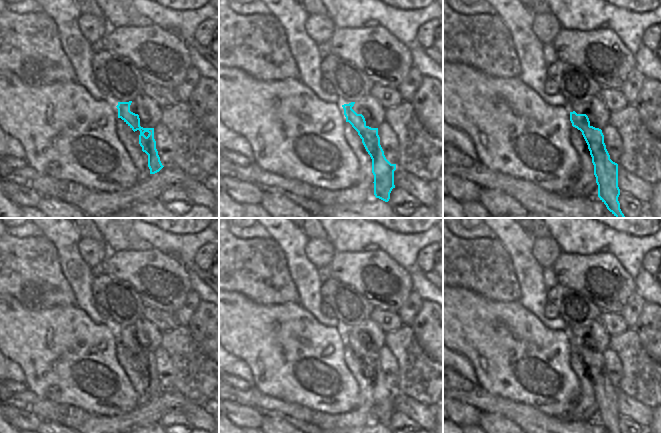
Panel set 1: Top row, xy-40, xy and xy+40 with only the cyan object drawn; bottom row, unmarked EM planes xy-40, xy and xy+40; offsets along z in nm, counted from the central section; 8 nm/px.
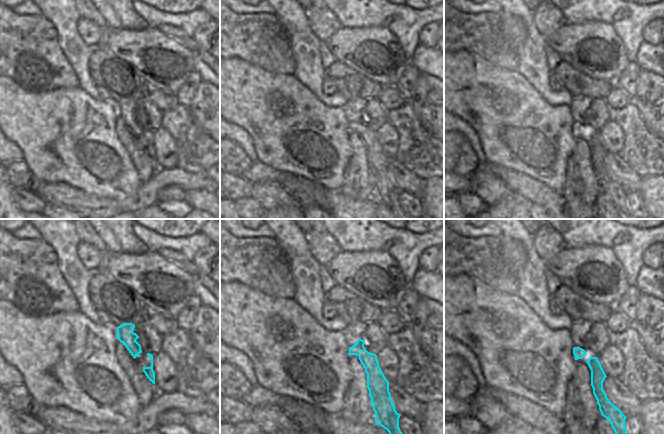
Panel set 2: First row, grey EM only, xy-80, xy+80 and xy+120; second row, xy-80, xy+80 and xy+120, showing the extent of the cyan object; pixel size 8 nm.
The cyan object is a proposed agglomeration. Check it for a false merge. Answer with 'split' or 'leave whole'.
leave whole

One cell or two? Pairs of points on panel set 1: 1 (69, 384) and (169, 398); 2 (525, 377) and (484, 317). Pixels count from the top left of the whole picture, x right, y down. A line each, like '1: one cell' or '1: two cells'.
1: two cells
2: one cell

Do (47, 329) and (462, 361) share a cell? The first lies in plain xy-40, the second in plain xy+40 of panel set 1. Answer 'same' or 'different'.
different

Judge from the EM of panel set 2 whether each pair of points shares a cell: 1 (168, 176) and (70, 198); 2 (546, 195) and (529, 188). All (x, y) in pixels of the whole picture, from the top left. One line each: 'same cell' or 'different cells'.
1: same cell
2: same cell

